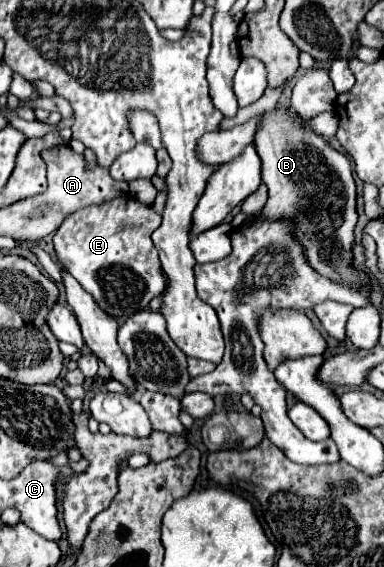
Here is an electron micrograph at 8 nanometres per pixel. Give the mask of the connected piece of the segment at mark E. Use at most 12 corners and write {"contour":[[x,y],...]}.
{"contour":[[131,195],[79,209],[57,263],[111,317],[165,289],[161,215]]}

